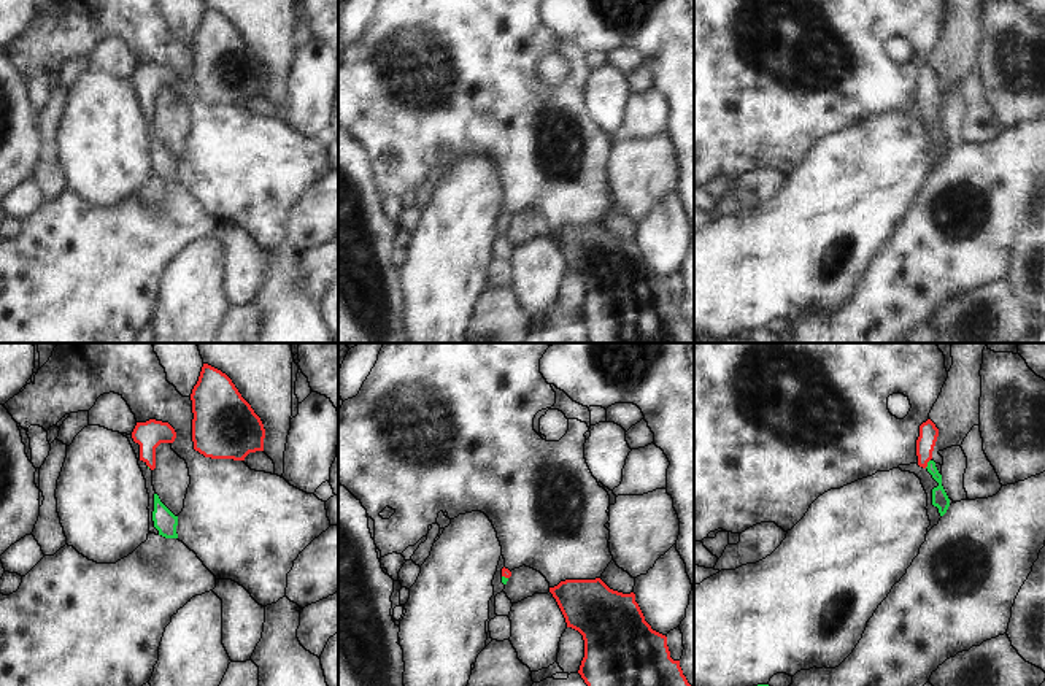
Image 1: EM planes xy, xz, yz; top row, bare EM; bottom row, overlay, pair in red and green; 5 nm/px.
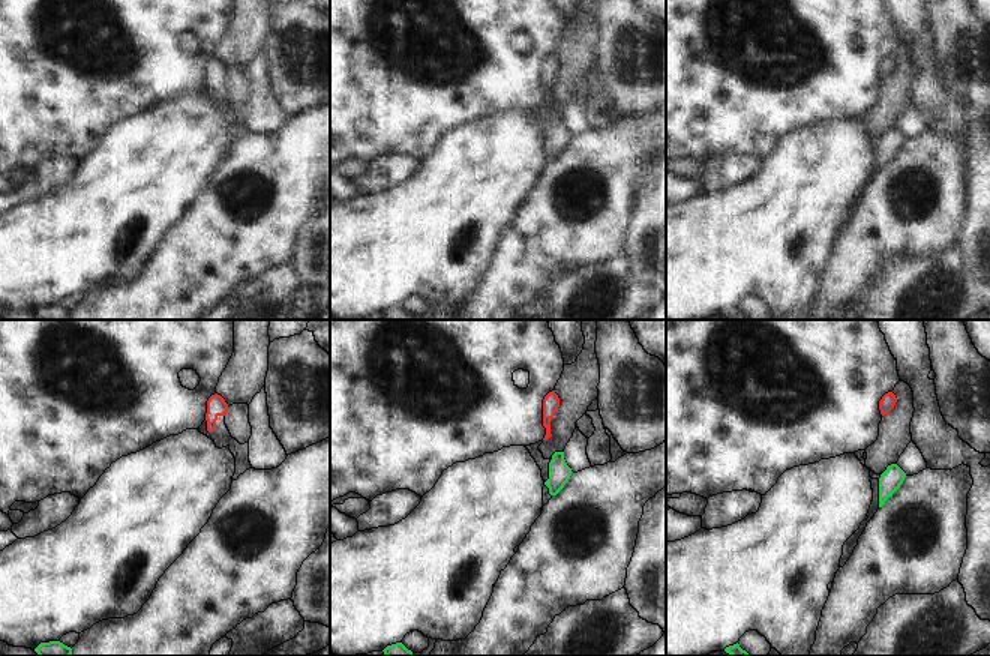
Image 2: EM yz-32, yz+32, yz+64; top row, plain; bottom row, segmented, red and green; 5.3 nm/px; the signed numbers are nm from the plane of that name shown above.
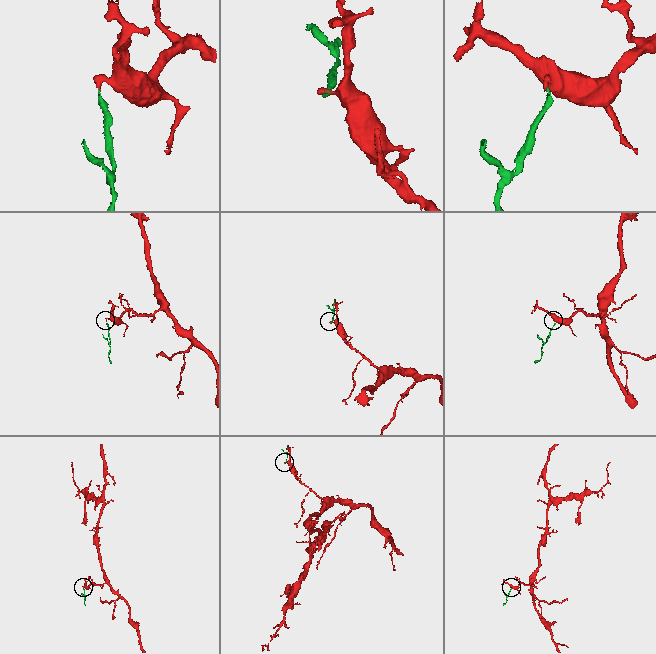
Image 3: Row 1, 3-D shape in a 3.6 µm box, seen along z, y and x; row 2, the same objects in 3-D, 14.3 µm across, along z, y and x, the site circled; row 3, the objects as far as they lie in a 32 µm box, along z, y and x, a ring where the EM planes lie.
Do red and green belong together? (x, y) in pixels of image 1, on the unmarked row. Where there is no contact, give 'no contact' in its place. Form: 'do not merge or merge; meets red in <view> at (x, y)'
merge; meets red in yz at (926, 108)

